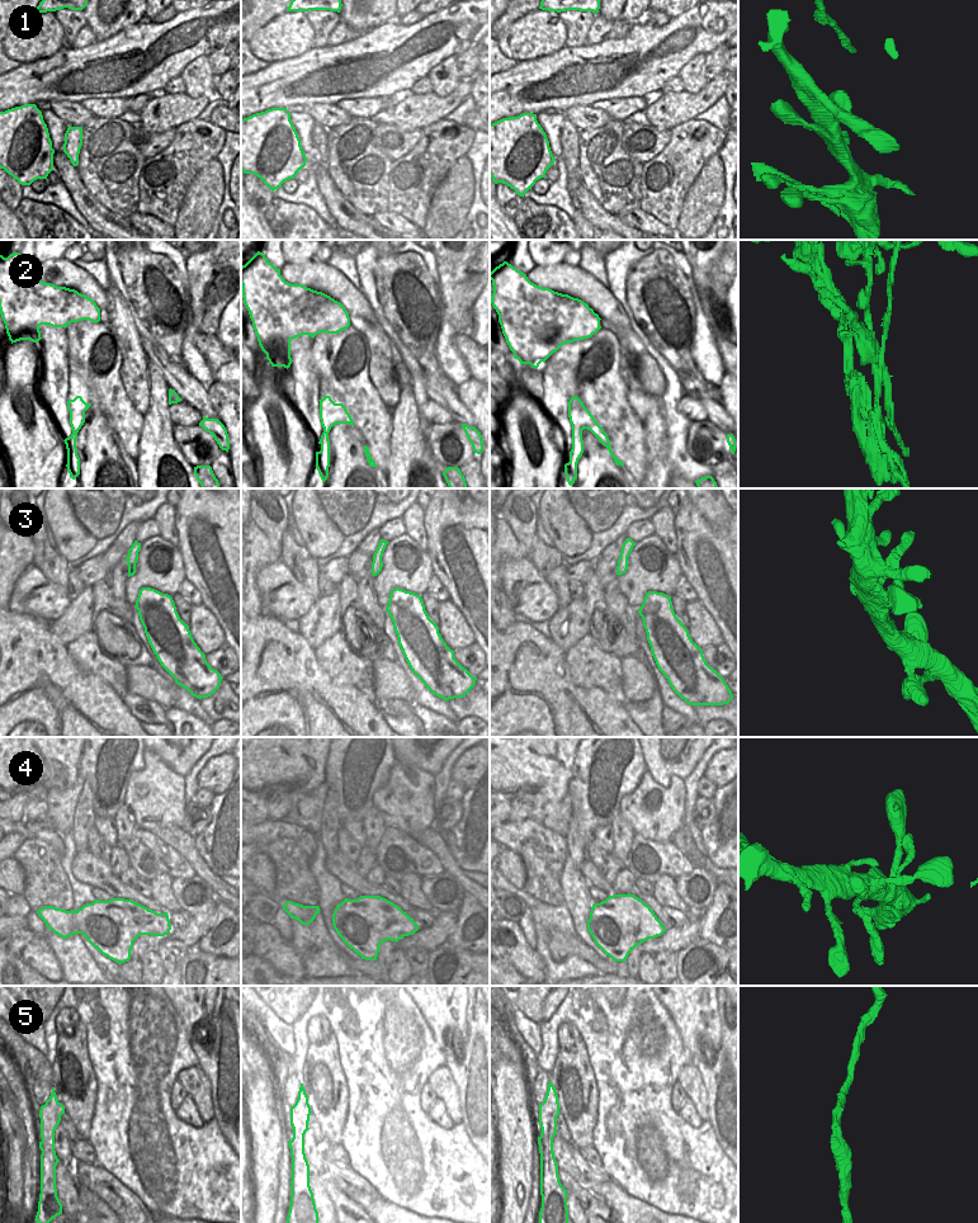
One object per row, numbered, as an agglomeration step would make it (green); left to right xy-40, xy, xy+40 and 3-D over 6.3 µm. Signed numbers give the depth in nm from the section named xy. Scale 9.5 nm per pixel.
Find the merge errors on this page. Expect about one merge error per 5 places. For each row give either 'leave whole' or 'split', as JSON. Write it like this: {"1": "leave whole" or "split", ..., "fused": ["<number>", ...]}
{"1": "leave whole", "2": "split", "3": "leave whole", "4": "leave whole", "5": "leave whole", "fused": ["2"]}

